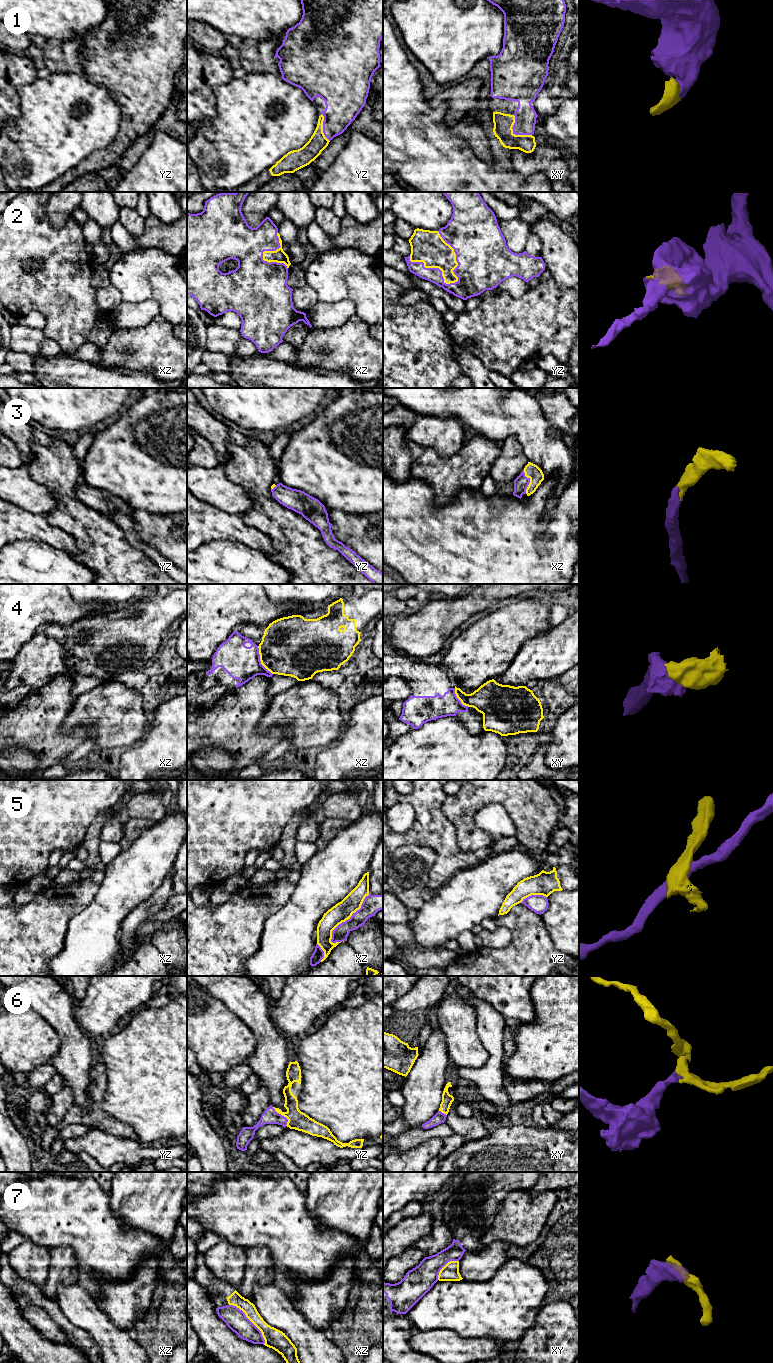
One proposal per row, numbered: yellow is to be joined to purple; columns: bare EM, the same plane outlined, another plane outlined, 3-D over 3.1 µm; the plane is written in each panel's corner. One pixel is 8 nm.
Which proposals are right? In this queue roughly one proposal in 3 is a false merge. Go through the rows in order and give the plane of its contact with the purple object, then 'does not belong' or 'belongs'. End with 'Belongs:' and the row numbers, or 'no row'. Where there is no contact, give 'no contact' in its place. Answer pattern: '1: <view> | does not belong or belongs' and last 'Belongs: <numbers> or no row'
1: xy | belongs
2: yz | belongs
3: xz | belongs
4: xz | does not belong
5: xz | does not belong
6: yz | belongs
7: xz | does not belong
Belongs: 1, 2, 3, 6

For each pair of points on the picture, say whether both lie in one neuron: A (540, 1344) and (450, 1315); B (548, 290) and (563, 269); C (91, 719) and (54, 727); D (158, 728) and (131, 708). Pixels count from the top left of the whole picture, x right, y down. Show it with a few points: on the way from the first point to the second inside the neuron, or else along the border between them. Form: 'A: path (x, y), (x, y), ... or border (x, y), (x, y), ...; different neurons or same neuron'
A: border (535, 1318), (534, 1324), (520, 1340); different neurons
B: border (552, 277), (560, 288), (568, 289); different neurons
C: border (73, 704), (63, 722), (63, 731), (65, 733); different neurons
D: border (149, 724), (145, 735), (136, 744); different neurons

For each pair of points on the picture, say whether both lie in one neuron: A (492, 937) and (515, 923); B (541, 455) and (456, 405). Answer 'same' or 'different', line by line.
A: different
B: same

